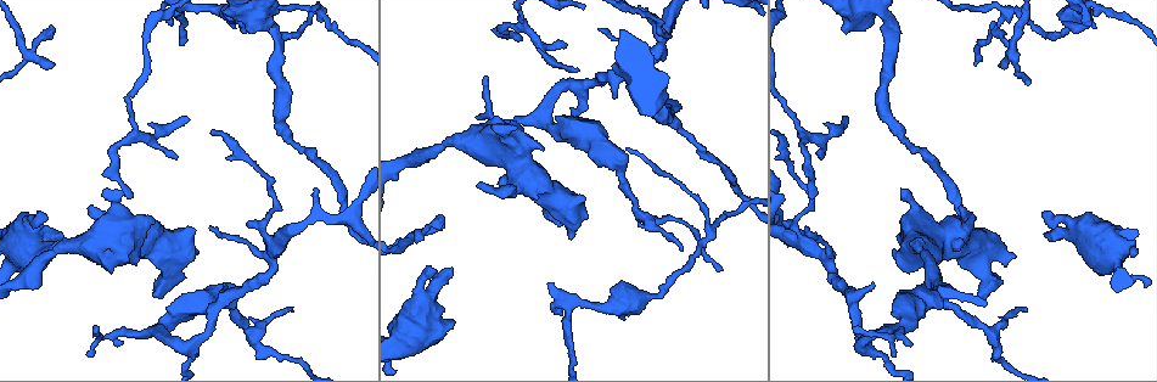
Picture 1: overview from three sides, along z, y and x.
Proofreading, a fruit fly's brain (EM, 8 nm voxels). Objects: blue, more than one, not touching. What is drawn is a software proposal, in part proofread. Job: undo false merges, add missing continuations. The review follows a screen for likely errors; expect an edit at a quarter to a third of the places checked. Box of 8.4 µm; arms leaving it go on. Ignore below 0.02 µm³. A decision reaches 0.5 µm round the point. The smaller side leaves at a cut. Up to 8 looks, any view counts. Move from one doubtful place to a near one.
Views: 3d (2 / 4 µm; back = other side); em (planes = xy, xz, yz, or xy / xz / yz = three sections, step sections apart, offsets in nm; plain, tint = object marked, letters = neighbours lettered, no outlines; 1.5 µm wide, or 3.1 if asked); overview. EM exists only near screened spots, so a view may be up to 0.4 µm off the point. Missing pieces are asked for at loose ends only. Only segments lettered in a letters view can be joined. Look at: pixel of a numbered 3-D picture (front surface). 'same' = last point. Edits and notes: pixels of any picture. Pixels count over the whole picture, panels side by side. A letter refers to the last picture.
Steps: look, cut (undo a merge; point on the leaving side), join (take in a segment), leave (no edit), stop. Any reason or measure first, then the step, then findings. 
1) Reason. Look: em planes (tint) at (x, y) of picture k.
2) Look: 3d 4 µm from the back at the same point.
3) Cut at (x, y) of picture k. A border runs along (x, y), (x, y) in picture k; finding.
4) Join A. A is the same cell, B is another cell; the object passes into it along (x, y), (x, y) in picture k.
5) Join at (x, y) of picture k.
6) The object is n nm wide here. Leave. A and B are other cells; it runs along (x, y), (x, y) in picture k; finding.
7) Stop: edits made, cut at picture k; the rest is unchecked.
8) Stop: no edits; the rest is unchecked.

Abrupt turn. Look: 3d 2 µm at (28, 53) of picture 1.

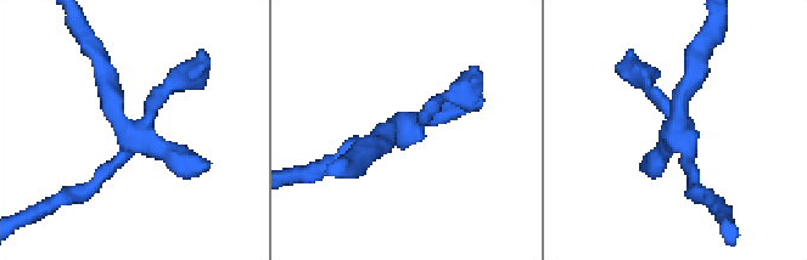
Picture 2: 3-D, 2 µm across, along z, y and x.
Shape alone is not enough. Look: em planes (letters) at (131, 125) of picture 2.

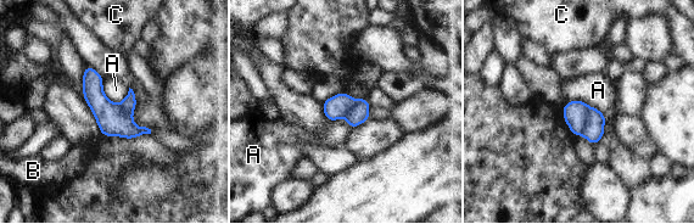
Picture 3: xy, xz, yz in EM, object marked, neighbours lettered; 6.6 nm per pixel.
The object is 180 nm wide here. Cut at (593, 132) of picture 3. A, B and C are other cells; a border runs along (589, 107), (581, 134) in picture 3; a second neuron is stuck on.

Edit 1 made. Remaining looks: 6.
Thin neck. Look: 3d 4 µm at (923, 250) of picture 1.

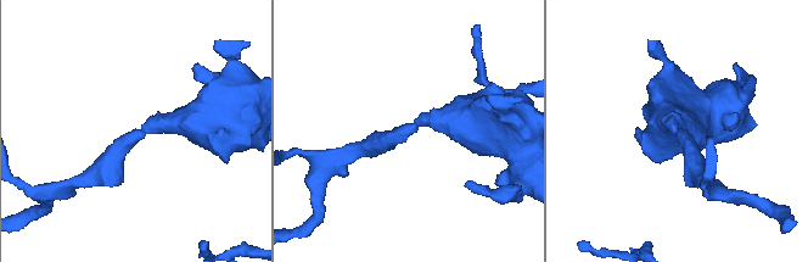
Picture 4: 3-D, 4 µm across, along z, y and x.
Now the EM. Look: em xy step 4 (tint) at (414, 124) of picture 4.

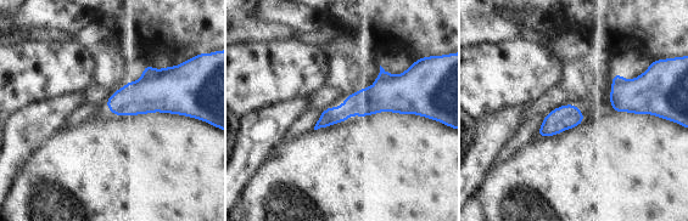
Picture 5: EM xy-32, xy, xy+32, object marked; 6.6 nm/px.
Look: em planes (letters) at the same point.

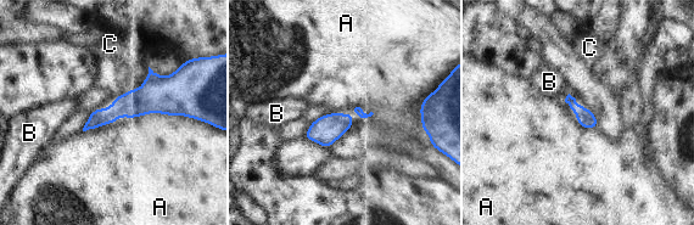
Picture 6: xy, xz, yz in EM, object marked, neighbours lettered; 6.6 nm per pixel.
The object is 120 nm wide here. Leave. A, B and C are other cells; it runs along (184, 110), (123, 105), (88, 125) in picture 6; one neuron here.

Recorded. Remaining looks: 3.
Thin end. Look: 3d 2 µm at (848, 118) of picture 1.

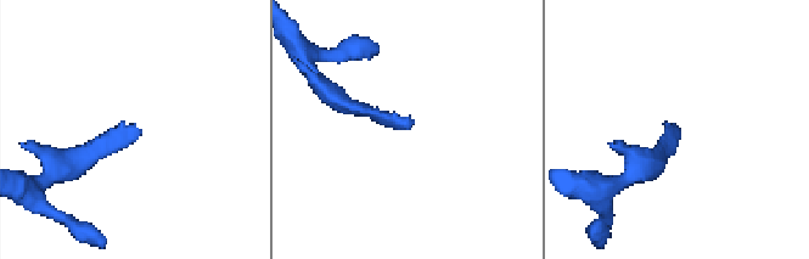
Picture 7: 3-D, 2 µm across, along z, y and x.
Need the tissue. Look: em planes (plain) at (672, 132) of picture 7.

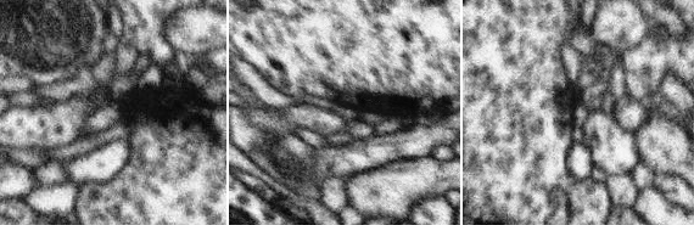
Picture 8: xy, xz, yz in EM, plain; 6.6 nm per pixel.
What lies round it. Look: em planes (letters) at the same point.

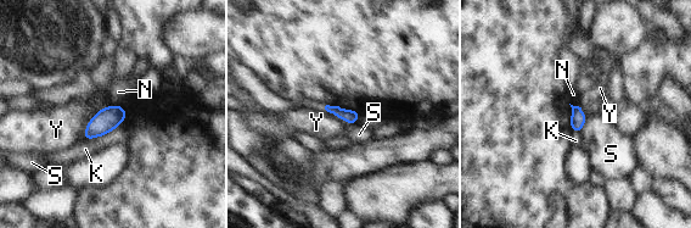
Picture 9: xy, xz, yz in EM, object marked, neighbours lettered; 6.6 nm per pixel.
Leave. K, N, S and Y are other cells; a border runs along (107, 105), (88, 122), (82, 139) in picture 9; no lettered segment goes on from it.

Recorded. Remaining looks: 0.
Stop: edits made, cut at picture 3; the rest is unchecked.

